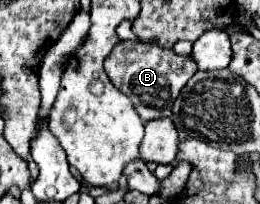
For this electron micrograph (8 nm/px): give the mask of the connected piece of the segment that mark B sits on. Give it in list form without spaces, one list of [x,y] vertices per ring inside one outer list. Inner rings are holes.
[[[122,41],[114,47],[114,51],[104,61],[104,69],[110,81],[120,91],[124,91],[124,95],[132,101],[142,121],[152,121],[172,115],[172,105],[180,95],[180,89],[198,71],[198,65],[190,55],[182,57],[176,55],[172,49],[164,49],[160,45]]]

